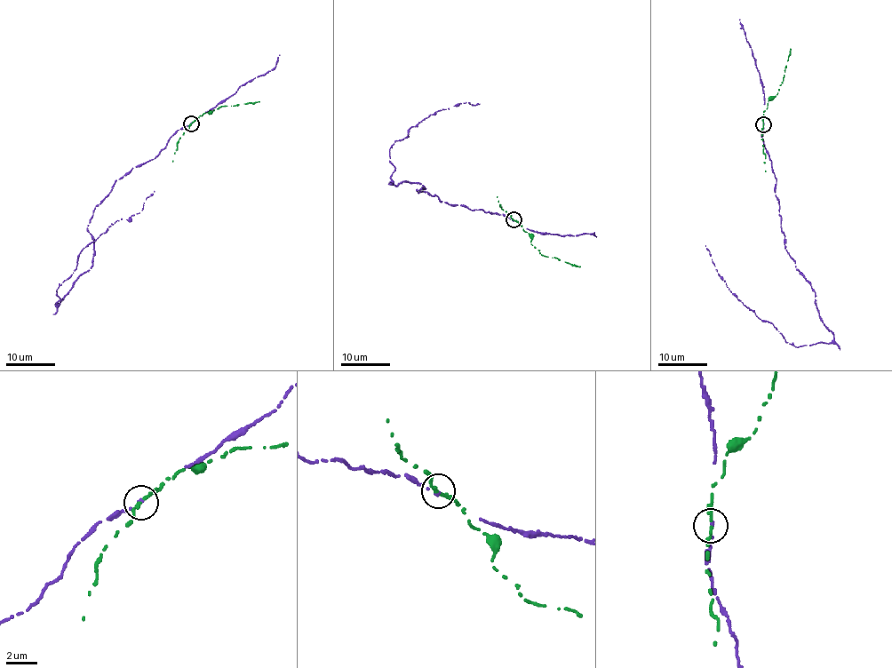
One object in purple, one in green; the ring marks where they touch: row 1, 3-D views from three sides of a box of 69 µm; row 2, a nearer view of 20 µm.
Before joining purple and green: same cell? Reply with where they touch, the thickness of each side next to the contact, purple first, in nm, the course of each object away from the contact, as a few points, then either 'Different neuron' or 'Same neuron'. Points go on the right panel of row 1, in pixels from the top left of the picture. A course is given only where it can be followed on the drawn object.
Place: (763, 124). Thickness 150 nm (purple) against 200 nm. Course of purple: (762, 123), (785, 248), (811, 285), (832, 340), (797, 347), (786, 341), (732, 294), (705, 245). Course of green: (762, 124), (763, 112), (769, 99), (777, 94), (791, 49). Different neuron

